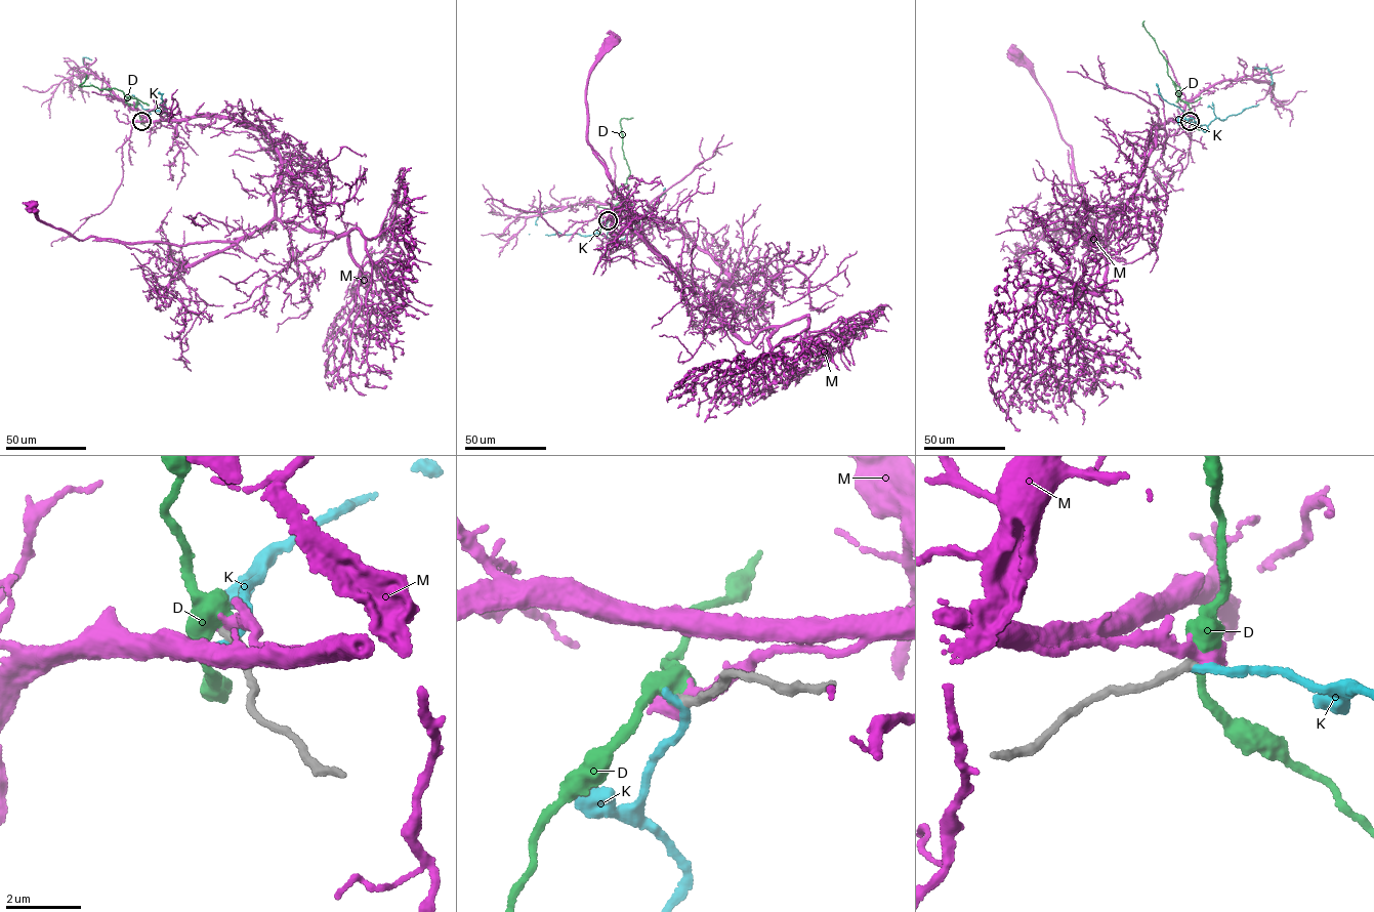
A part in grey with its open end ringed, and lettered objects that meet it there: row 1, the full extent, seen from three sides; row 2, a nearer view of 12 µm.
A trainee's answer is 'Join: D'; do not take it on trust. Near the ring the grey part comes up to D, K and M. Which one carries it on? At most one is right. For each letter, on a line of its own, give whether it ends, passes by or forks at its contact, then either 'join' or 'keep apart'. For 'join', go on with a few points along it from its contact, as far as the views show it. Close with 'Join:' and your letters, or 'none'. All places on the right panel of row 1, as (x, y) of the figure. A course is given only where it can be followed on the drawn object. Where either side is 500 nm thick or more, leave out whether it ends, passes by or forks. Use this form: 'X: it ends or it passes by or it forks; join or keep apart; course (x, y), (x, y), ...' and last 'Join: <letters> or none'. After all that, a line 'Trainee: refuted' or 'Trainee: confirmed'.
D: keep apart
K: it ends; keep apart
M: keep apart
Join: none
Trainee: refuted

